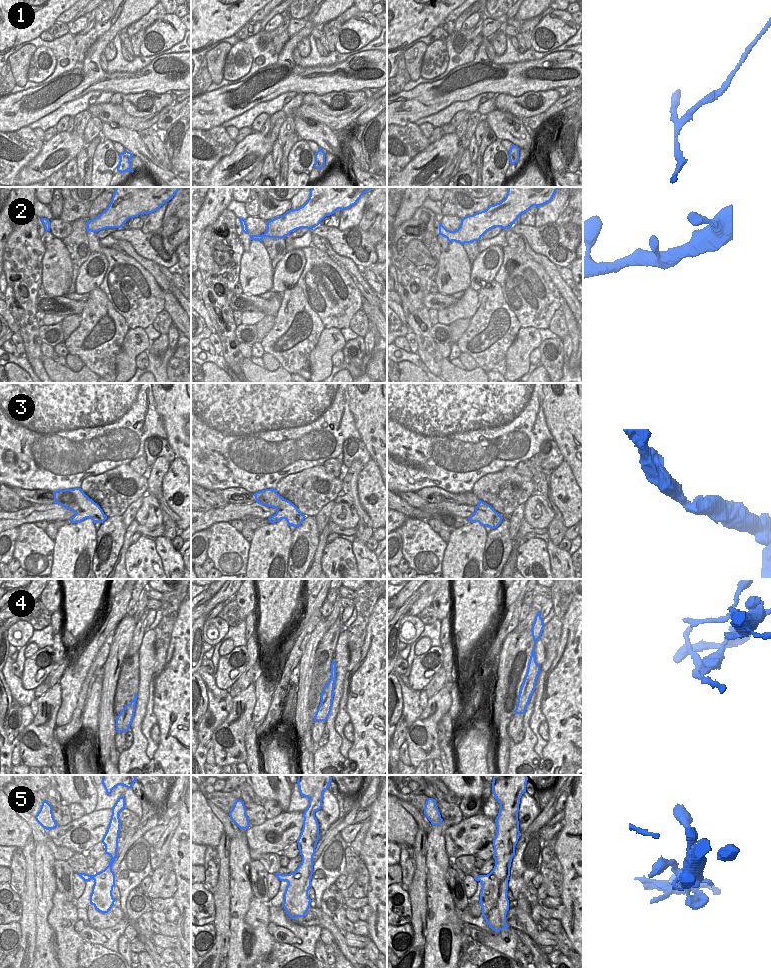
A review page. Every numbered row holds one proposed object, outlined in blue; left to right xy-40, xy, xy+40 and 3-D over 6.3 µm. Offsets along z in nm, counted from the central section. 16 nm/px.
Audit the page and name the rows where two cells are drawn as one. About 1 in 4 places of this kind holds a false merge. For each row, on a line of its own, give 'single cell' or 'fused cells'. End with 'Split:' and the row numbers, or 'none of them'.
1: fused cells
2: single cell
3: single cell
4: fused cells
5: single cell
Split: 1, 4

